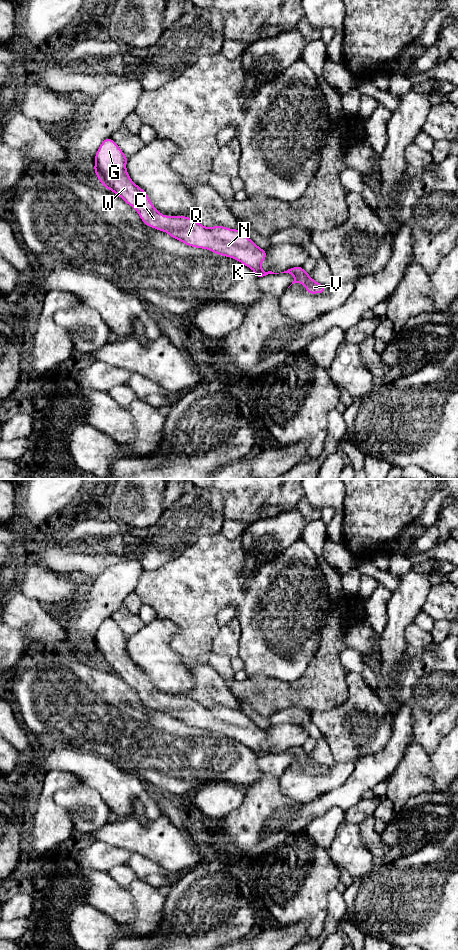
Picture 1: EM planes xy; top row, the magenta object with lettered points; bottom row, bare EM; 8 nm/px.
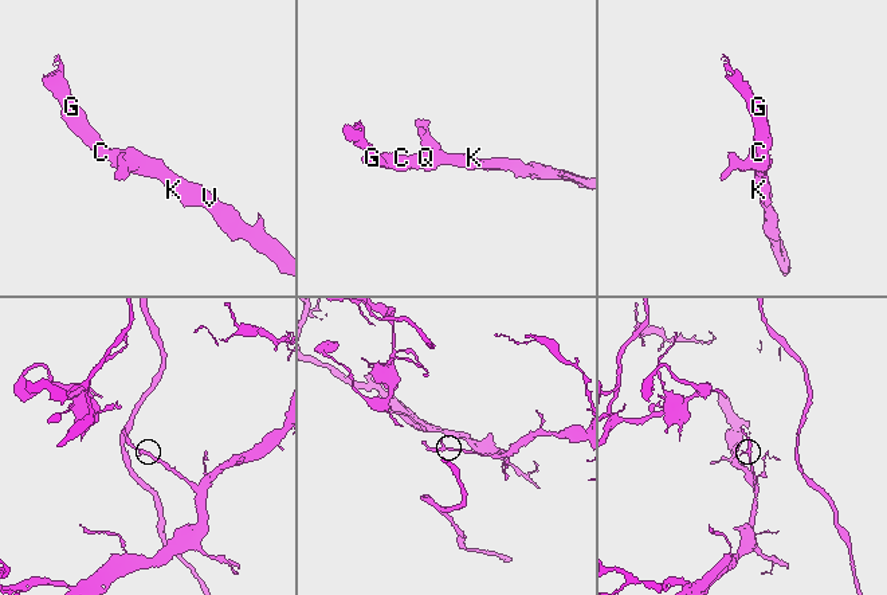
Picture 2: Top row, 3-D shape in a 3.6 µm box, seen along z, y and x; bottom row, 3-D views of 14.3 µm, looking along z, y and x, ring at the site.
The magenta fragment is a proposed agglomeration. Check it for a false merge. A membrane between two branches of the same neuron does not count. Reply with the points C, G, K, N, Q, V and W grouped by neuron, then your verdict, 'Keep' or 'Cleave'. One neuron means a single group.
Groups: C G K N Q V W. Keep

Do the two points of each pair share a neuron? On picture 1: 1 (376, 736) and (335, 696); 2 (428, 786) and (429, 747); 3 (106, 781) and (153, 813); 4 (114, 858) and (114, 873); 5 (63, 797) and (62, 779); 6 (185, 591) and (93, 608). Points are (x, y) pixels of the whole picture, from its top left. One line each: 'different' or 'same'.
1: different
2: different
3: same
4: different
5: different
6: different

